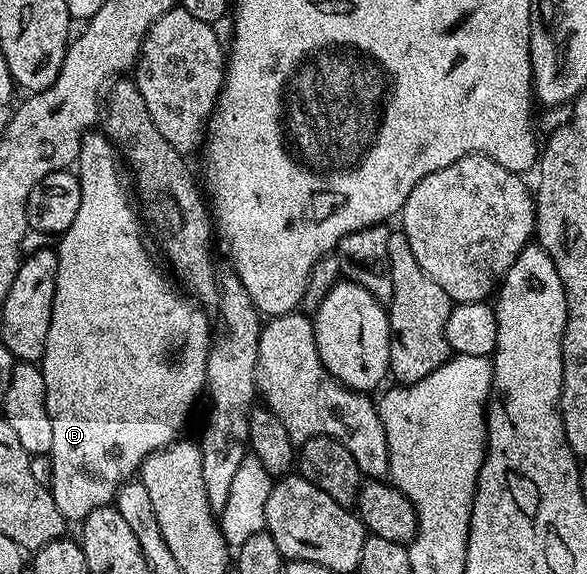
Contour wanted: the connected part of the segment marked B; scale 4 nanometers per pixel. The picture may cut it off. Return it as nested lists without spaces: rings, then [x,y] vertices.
[[[88,130],[84,133],[80,142],[80,154],[76,161],[76,175],[80,182],[80,210],[76,210],[76,218],[72,218],[72,226],[68,226],[68,230],[61,233],[59,240],[62,241],[59,244],[57,241],[56,244],[58,269],[52,302],[52,322],[48,326],[48,342],[44,346],[40,367],[44,374],[48,418],[52,418],[52,450],[48,454],[52,464],[52,478],[49,489],[54,495],[56,506],[62,511],[62,516],[67,522],[81,522],[92,510],[107,507],[118,495],[118,489],[133,477],[130,475],[133,472],[135,475],[141,469],[146,457],[156,450],[175,443],[183,435],[182,427],[185,426],[194,403],[197,402],[198,396],[200,400],[206,386],[206,353],[210,351],[212,343],[210,320],[202,313],[205,311],[191,297],[175,287],[171,277],[164,271],[163,265],[161,263],[158,265],[154,261],[153,254],[146,249],[146,240],[142,237],[143,221],[140,219],[139,209],[135,205],[134,209],[130,205],[129,198],[126,197],[121,171],[123,172],[120,167],[120,153],[110,140],[98,130]]]

